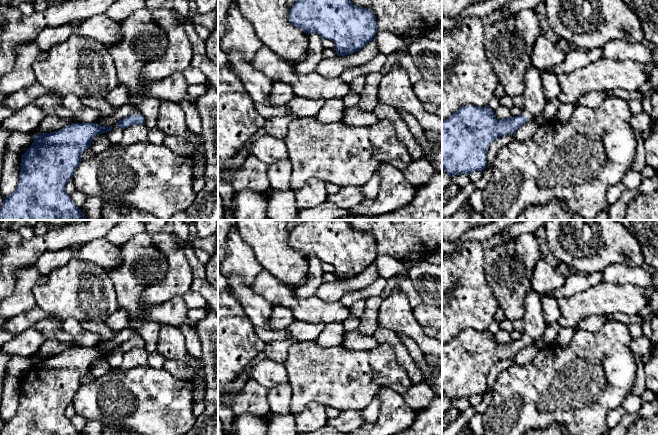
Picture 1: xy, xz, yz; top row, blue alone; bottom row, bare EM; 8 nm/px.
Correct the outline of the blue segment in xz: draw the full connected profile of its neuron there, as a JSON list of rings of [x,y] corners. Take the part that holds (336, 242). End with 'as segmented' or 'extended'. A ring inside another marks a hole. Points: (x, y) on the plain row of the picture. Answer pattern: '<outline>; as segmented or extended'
[[[306,220],[301,224],[296,224],[290,233],[289,244],[307,259],[315,256],[322,263],[332,264],[338,280],[353,278],[361,274],[373,264],[378,256],[376,240],[372,234],[356,230],[347,220]]]; as segmented

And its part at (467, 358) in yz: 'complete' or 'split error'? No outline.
split error

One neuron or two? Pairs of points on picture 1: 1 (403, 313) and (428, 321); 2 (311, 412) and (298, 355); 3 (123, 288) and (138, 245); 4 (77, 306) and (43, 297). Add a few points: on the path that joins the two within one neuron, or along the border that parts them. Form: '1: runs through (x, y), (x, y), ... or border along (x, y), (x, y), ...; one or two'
1: border along (412, 309), (414, 318), (423, 327); two
2: border along (325, 406), (311, 401), (294, 415); two
3: runs through (128, 277), (128, 265), (136, 256); one
4: runs through (69, 298), (51, 297); one

